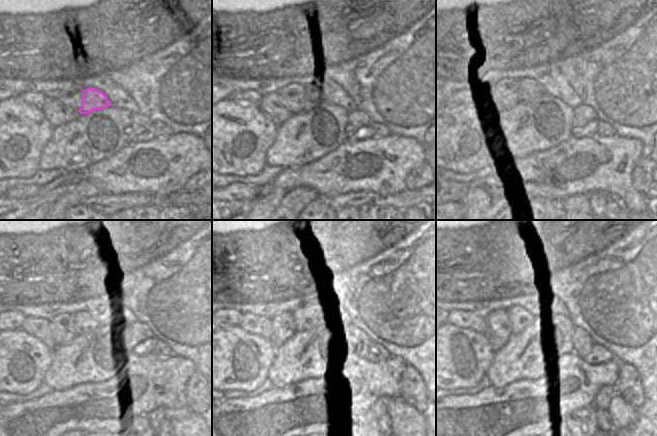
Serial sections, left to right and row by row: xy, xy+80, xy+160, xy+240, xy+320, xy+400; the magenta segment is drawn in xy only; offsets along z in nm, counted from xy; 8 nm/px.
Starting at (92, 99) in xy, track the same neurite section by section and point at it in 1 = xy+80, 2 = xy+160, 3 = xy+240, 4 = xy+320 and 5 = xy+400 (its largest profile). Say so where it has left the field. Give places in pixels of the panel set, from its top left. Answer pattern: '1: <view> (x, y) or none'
1: xy+80 (314, 95)
2: xy+160 (538, 91)
3: xy+240 (85, 323)
4: xy+320 (304, 318)
5: xy+400 (519, 318)

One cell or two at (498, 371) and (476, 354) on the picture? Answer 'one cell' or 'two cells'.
two cells

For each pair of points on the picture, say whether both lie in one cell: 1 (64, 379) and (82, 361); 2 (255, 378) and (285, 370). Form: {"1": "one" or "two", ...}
{"1": "one", "2": "two"}

